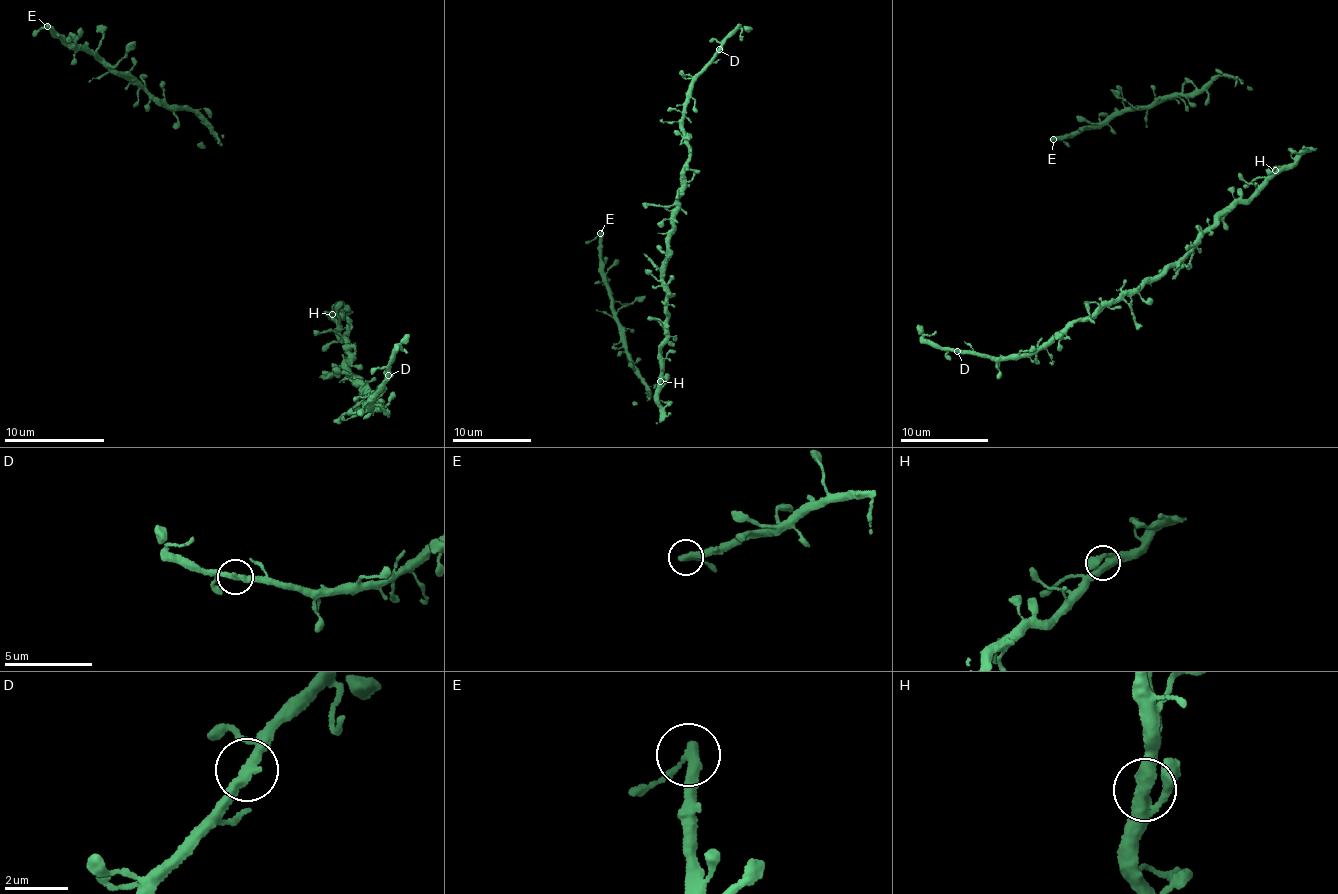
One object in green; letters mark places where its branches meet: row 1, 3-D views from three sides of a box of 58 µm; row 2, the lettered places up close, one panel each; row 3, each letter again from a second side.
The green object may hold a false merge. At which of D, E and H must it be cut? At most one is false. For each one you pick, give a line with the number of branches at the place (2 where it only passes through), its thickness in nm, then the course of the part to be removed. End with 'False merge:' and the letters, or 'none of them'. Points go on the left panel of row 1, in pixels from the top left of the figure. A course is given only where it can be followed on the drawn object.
False merge: none of them

